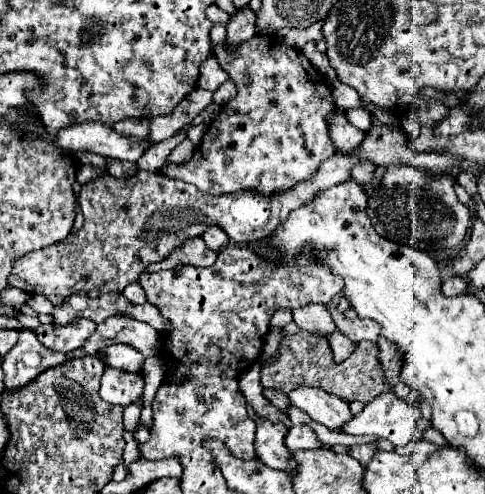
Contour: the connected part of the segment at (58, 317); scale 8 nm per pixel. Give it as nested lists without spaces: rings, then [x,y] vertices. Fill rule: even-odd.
[[[63,302],[63,304],[55,306],[55,310],[53,310],[55,324],[59,324],[59,326],[69,324],[69,322],[75,318],[75,314],[77,314],[77,310],[75,310],[75,308],[73,308],[69,302]]]

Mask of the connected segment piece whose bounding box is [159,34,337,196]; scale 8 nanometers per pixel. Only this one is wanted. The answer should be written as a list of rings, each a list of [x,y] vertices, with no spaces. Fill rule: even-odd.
[[[261,34],[243,42],[235,52],[225,48],[225,44],[215,48],[221,68],[237,86],[237,96],[221,106],[217,118],[209,124],[199,146],[195,148],[189,162],[171,164],[167,162],[159,172],[169,178],[177,178],[195,184],[201,192],[215,194],[211,190],[221,190],[221,194],[233,194],[239,190],[255,192],[261,196],[271,196],[287,192],[305,180],[313,180],[321,162],[337,152],[335,142],[329,136],[329,114],[335,110],[335,100],[327,78],[305,58],[297,48],[283,42],[273,42],[281,38],[263,38]]]

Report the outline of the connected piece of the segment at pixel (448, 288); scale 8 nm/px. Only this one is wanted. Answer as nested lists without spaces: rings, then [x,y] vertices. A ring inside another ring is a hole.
[[[461,276],[447,278],[447,280],[443,282],[443,286],[441,286],[443,294],[447,294],[447,296],[455,296],[455,294],[467,294],[467,288],[469,288],[469,284],[467,284],[467,280],[465,280],[465,278],[461,278]]]

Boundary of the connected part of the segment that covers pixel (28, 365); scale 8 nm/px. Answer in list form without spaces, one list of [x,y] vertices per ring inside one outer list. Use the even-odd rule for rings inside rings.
[[[19,330],[19,342],[5,354],[5,388],[19,388],[35,380],[43,370],[65,362],[67,352],[55,352],[43,346],[33,330]]]

